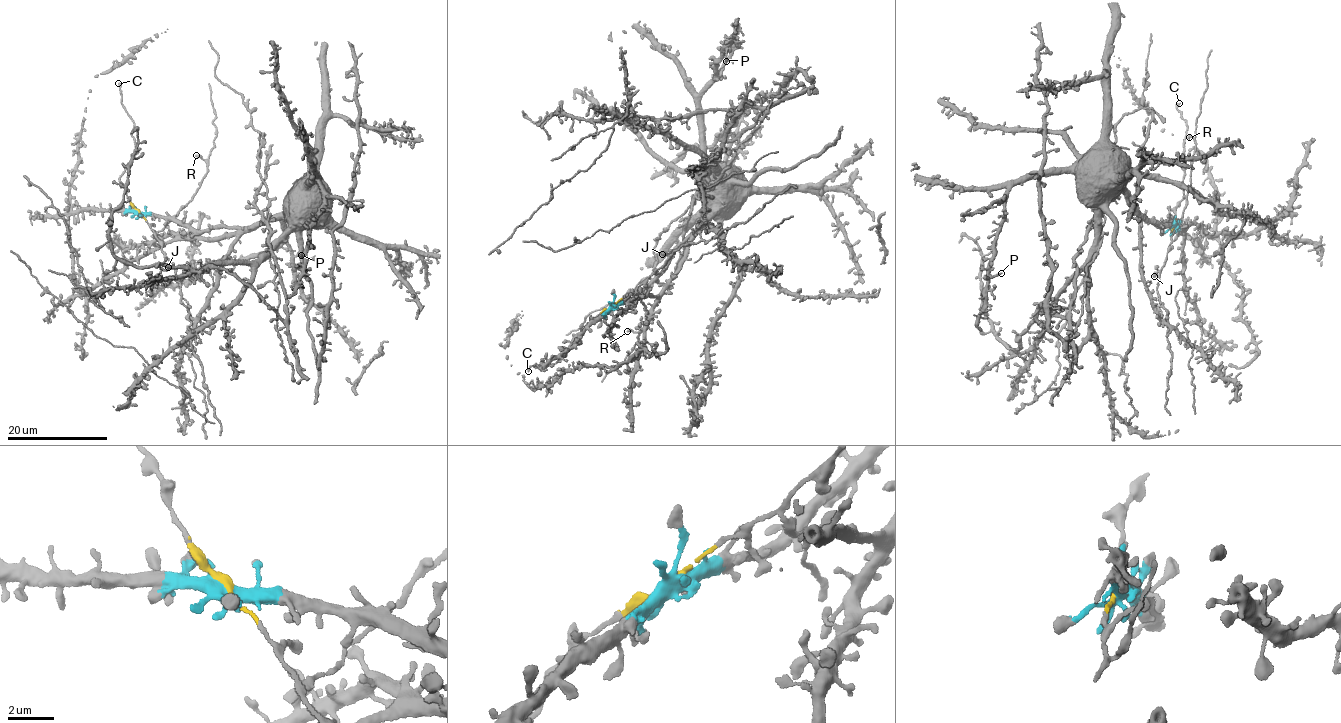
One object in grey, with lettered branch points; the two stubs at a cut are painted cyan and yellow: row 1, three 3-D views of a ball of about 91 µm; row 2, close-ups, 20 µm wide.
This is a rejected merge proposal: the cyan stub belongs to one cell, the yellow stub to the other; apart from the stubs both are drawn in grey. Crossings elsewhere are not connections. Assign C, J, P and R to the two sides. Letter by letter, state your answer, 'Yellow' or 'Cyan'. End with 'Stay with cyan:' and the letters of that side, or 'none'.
C: Yellow
J: Yellow
P: Cyan
R: Yellow
Stay with cyan: P

